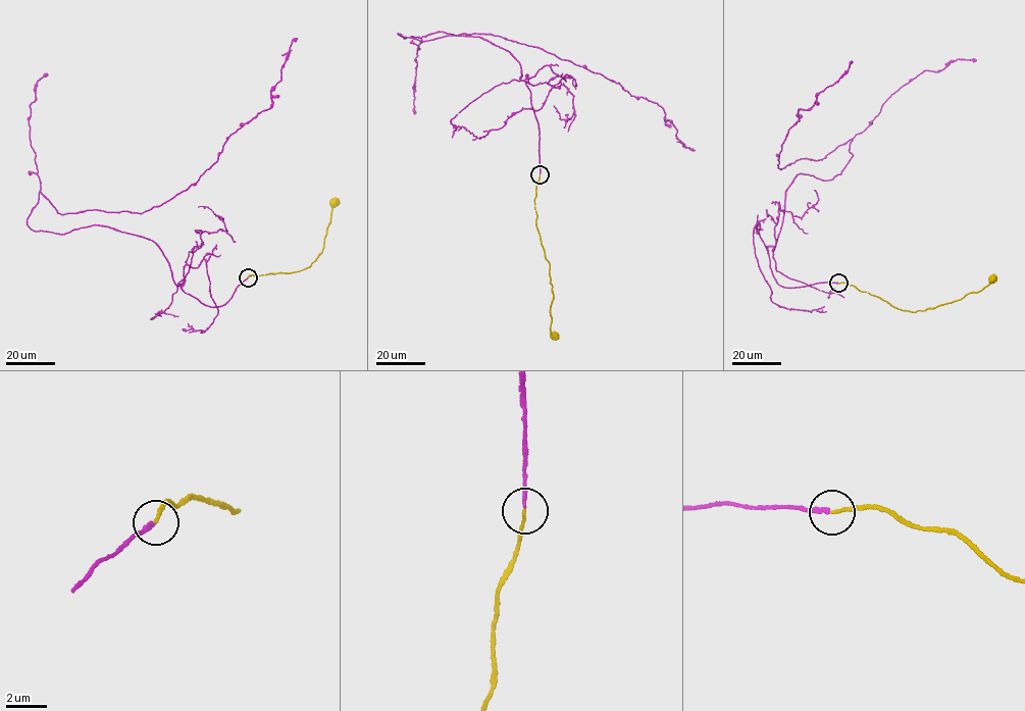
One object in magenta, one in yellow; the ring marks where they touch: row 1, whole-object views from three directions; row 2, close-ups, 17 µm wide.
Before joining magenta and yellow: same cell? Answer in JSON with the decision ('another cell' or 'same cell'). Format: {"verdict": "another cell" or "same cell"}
{"verdict": "same cell"}

